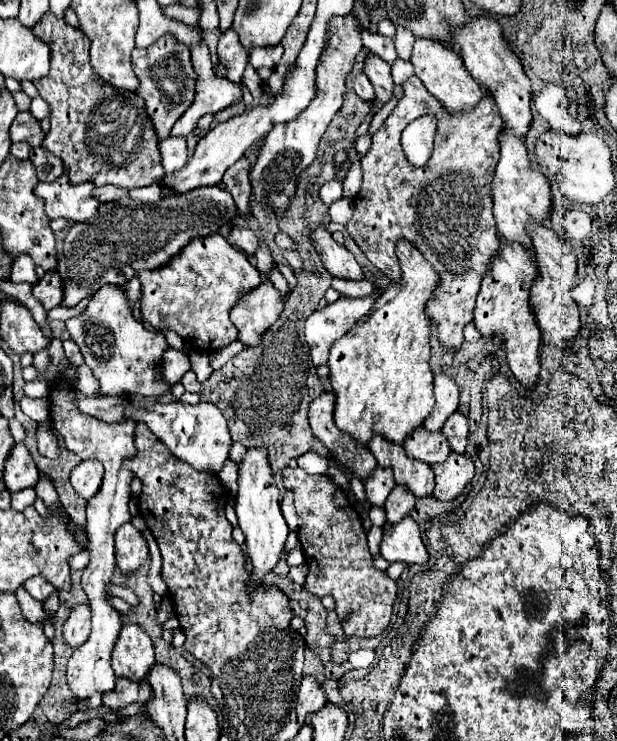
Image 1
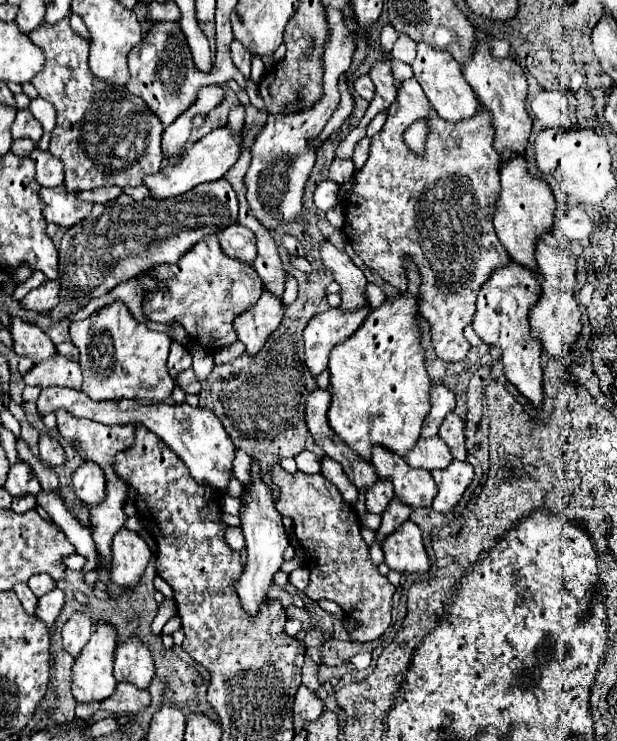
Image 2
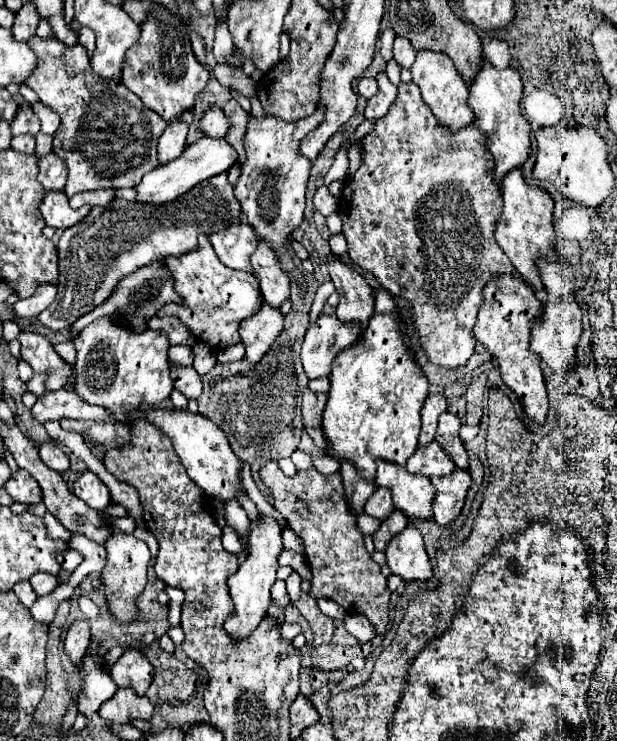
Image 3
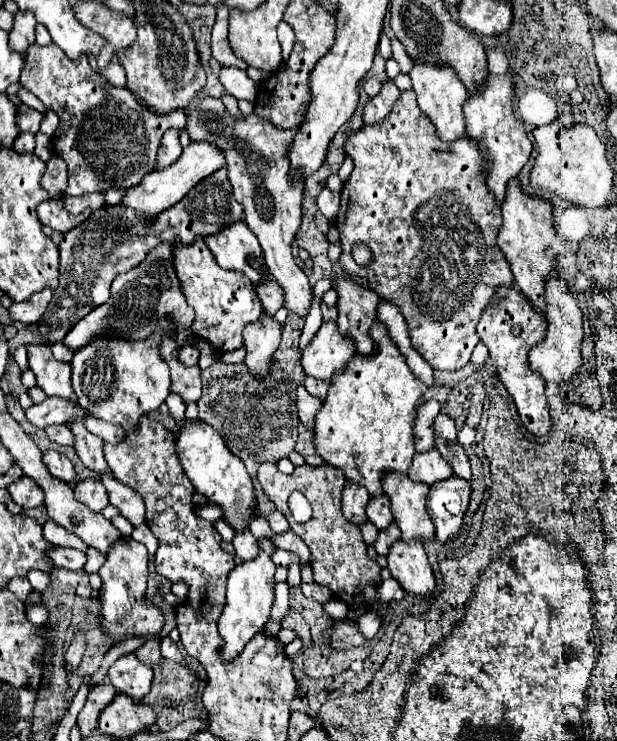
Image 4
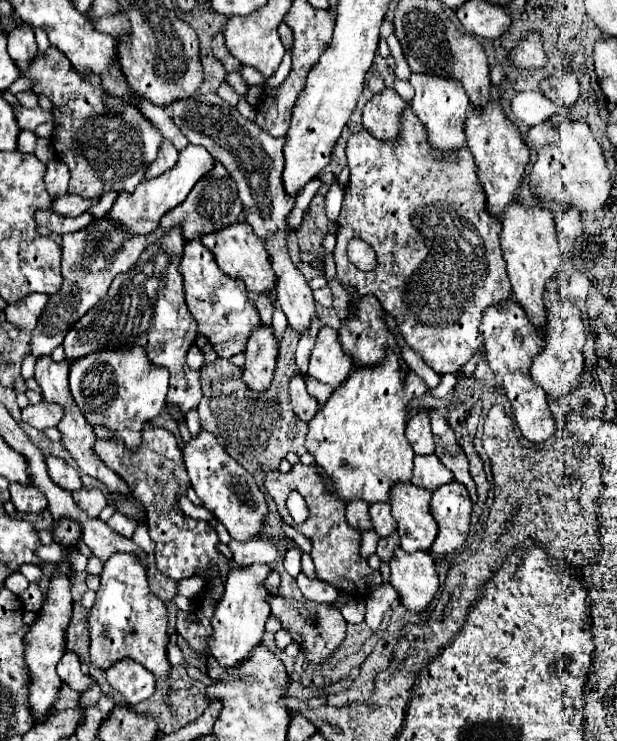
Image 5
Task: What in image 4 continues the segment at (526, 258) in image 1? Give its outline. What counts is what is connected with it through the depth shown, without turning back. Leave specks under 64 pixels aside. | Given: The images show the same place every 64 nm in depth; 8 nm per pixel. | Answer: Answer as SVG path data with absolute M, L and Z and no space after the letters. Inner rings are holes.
M506 286L496 292L496 302L490 304L490 312L482 312L478 324L478 336L488 346L490 358L496 364L496 374L500 382L506 386L508 394L512 396L520 422L532 436L544 436L552 428L552 418L544 394L546 388L544 380L530 368L528 362L530 348L544 338L544 328L546 328L544 316L532 308L532 304L520 294L520 290Z

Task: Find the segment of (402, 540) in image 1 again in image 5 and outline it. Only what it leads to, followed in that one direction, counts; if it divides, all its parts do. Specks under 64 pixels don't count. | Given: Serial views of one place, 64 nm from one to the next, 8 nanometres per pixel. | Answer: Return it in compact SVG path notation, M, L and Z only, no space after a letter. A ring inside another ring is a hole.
M396 548L390 570L390 584L398 592L406 610L412 614L424 612L438 592L438 574L432 556L428 552L408 554L402 548Z

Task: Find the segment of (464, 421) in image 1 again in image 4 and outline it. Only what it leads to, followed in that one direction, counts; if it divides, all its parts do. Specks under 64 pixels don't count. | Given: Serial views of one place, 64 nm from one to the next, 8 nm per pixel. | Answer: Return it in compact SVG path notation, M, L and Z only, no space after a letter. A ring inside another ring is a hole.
M440 412L434 418L434 436L436 436L436 450L452 466L454 474L460 476L462 480L470 482L470 478L472 478L472 474L470 474L470 462L468 462L468 456L466 456L464 448L456 440L454 420Z

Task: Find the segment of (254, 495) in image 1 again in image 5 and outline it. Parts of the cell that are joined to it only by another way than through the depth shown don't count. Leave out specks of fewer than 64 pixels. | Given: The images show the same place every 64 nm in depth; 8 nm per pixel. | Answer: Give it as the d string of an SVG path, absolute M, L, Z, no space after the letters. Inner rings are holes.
M254 564L248 568L238 568L228 572L224 584L224 596L216 606L212 616L212 634L208 638L208 656L212 656L222 668L232 668L242 662L254 646L260 644L264 634L264 624L270 616L270 608L266 598L270 596L268 590L262 588L262 580L270 574L266 564Z

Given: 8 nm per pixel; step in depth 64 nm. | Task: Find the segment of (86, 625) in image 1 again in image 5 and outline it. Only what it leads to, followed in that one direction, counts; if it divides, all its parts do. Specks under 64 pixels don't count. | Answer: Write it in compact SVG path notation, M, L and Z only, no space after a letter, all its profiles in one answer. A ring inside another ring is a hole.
M66 652L62 656L62 660L58 664L58 676L64 684L68 684L76 692L84 692L86 688L90 688L92 682L96 682L94 677L88 677L82 673L80 658L76 652Z

